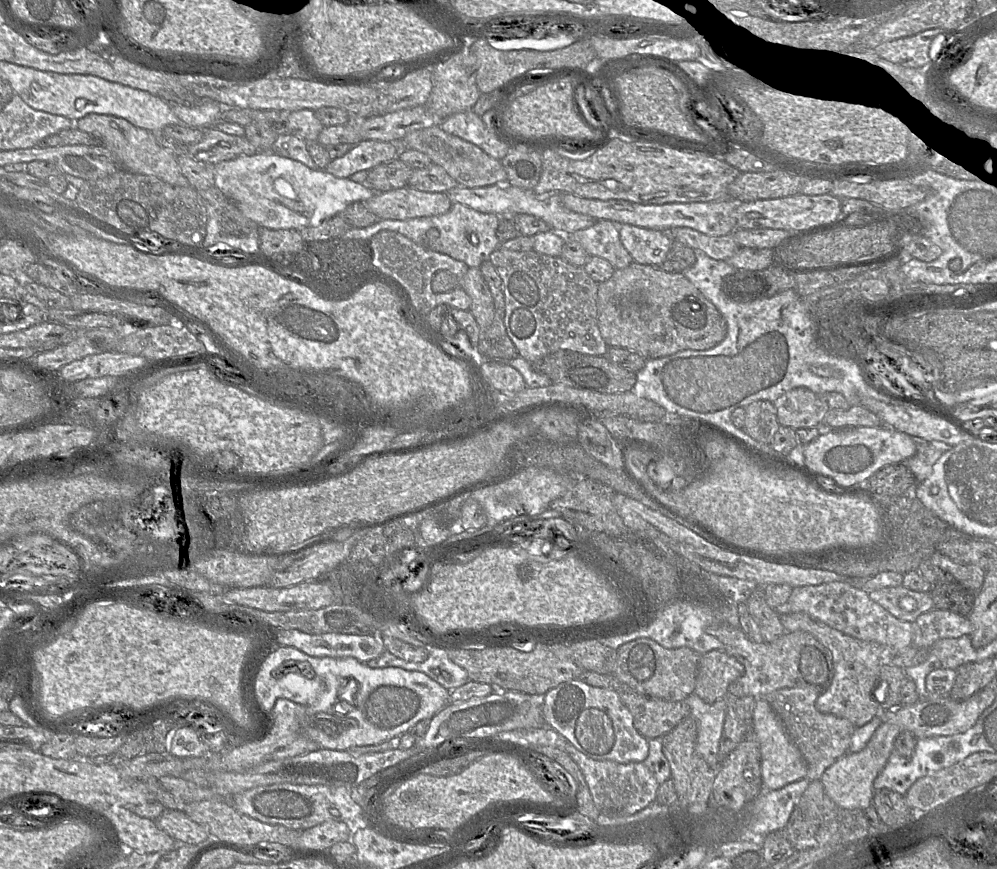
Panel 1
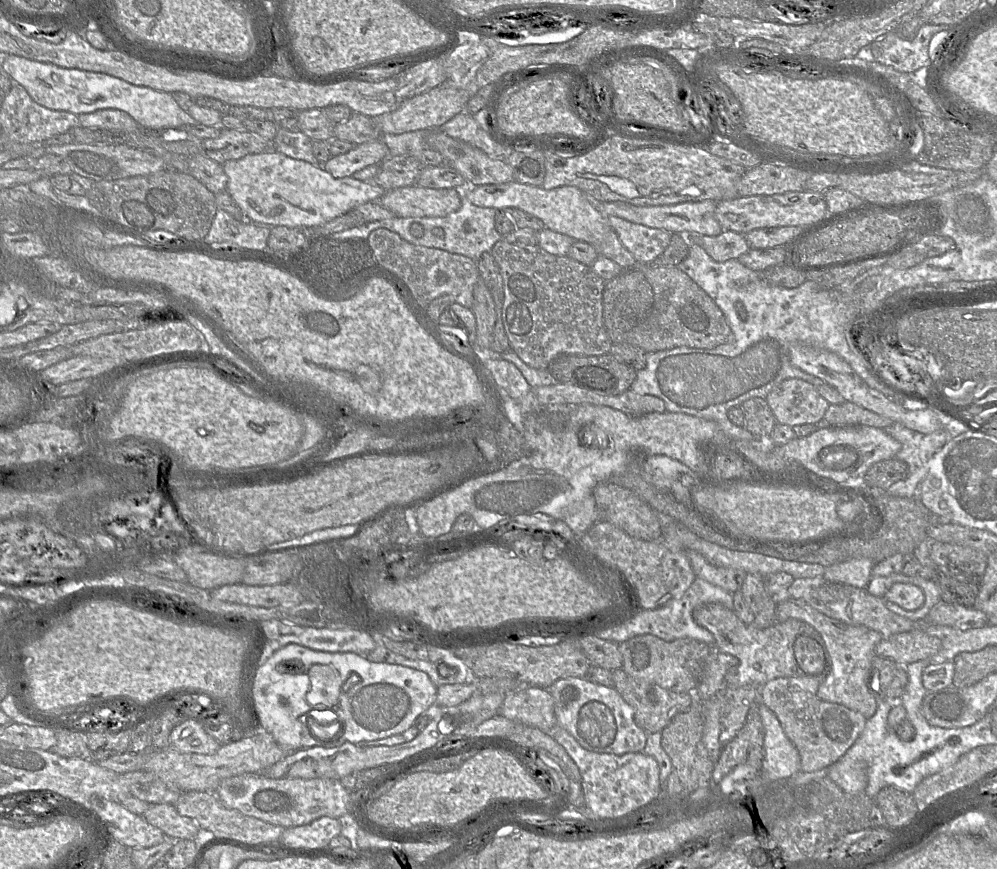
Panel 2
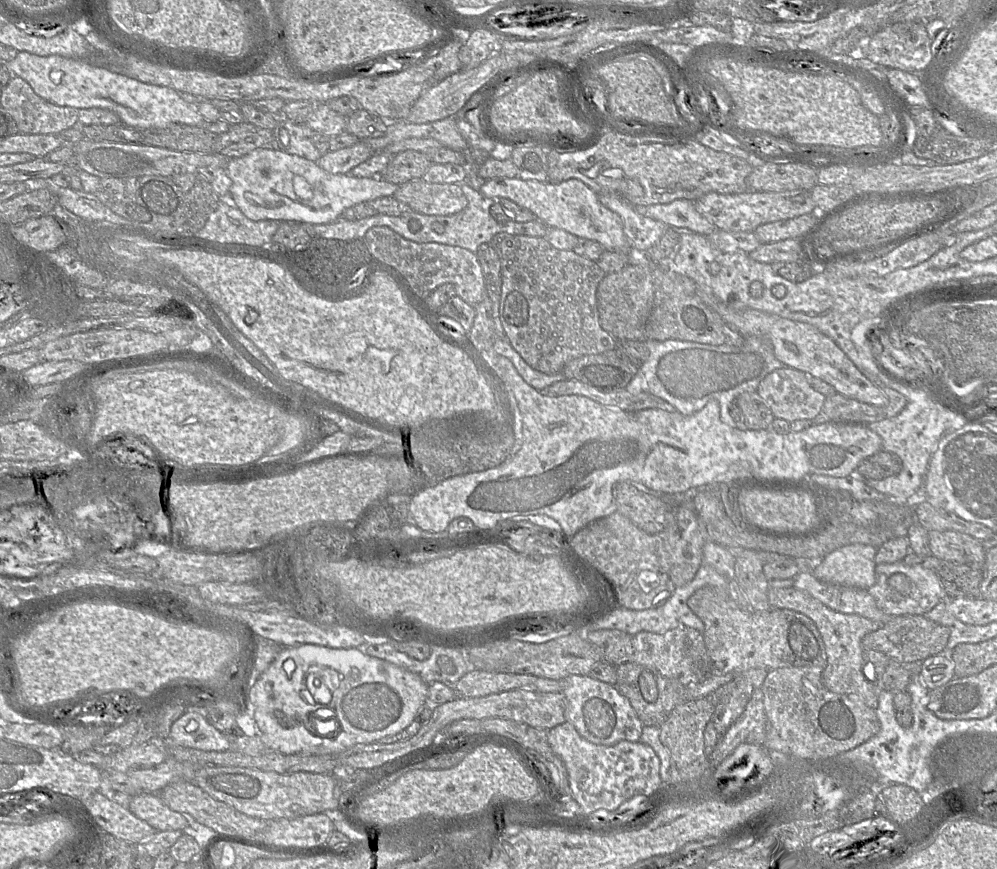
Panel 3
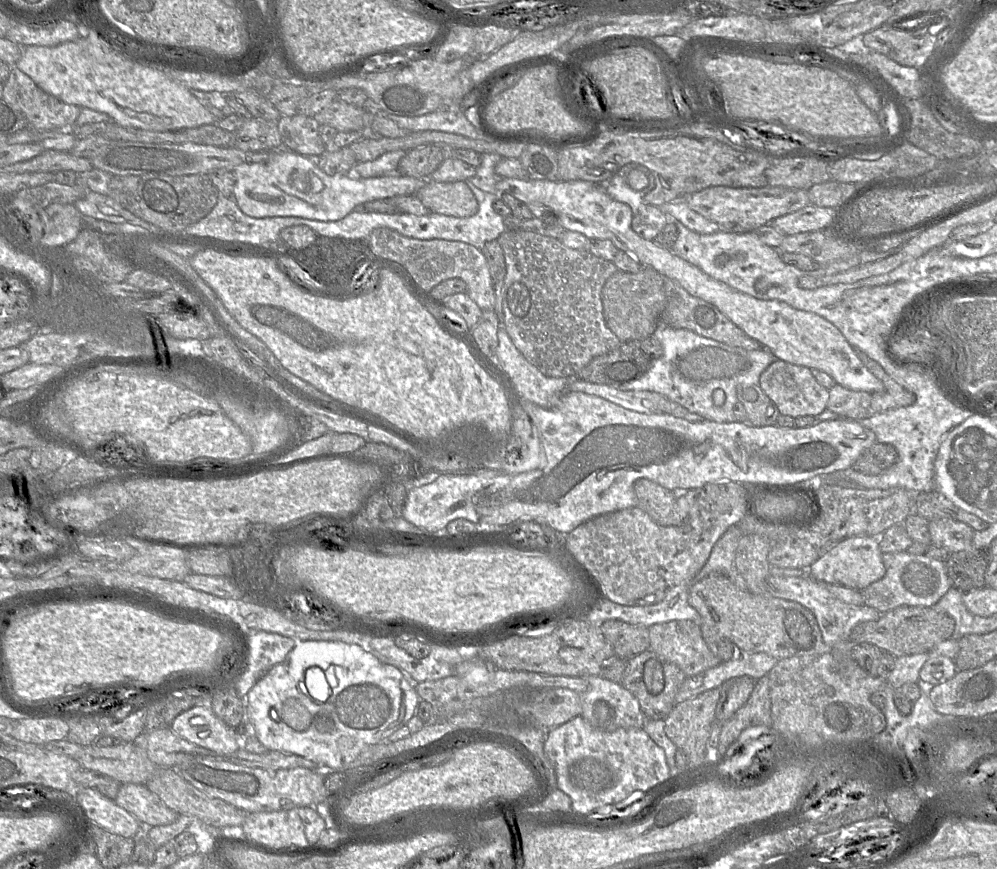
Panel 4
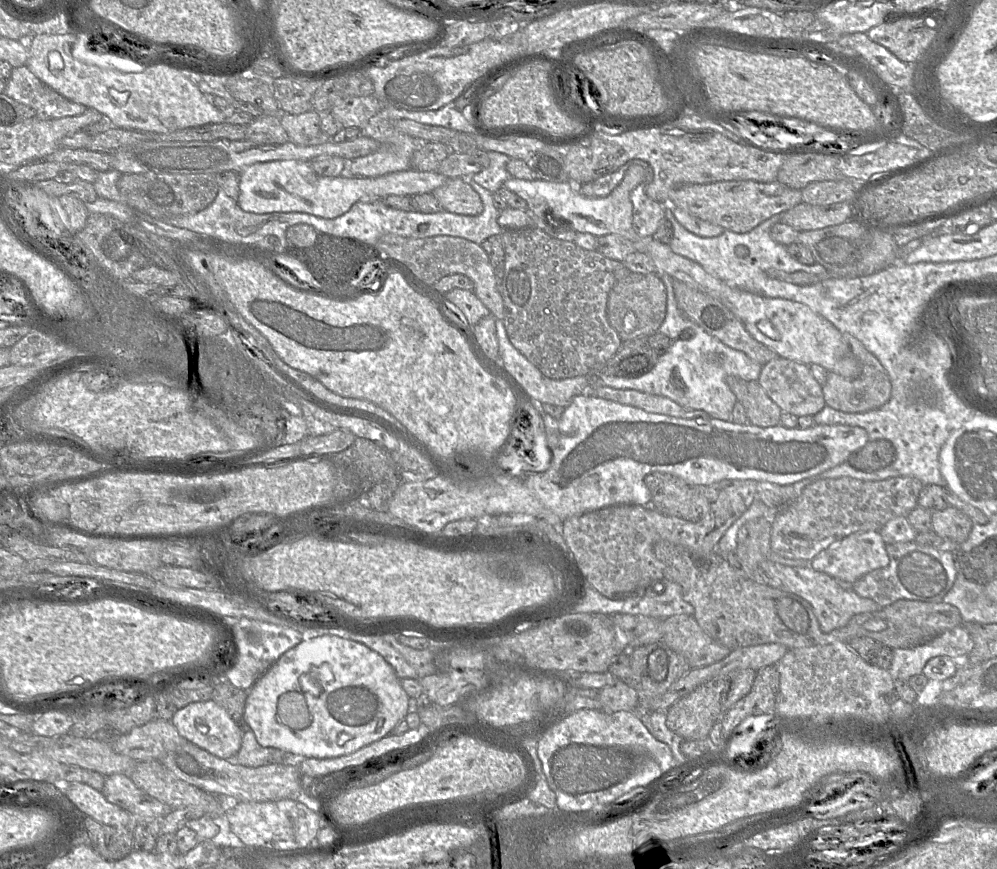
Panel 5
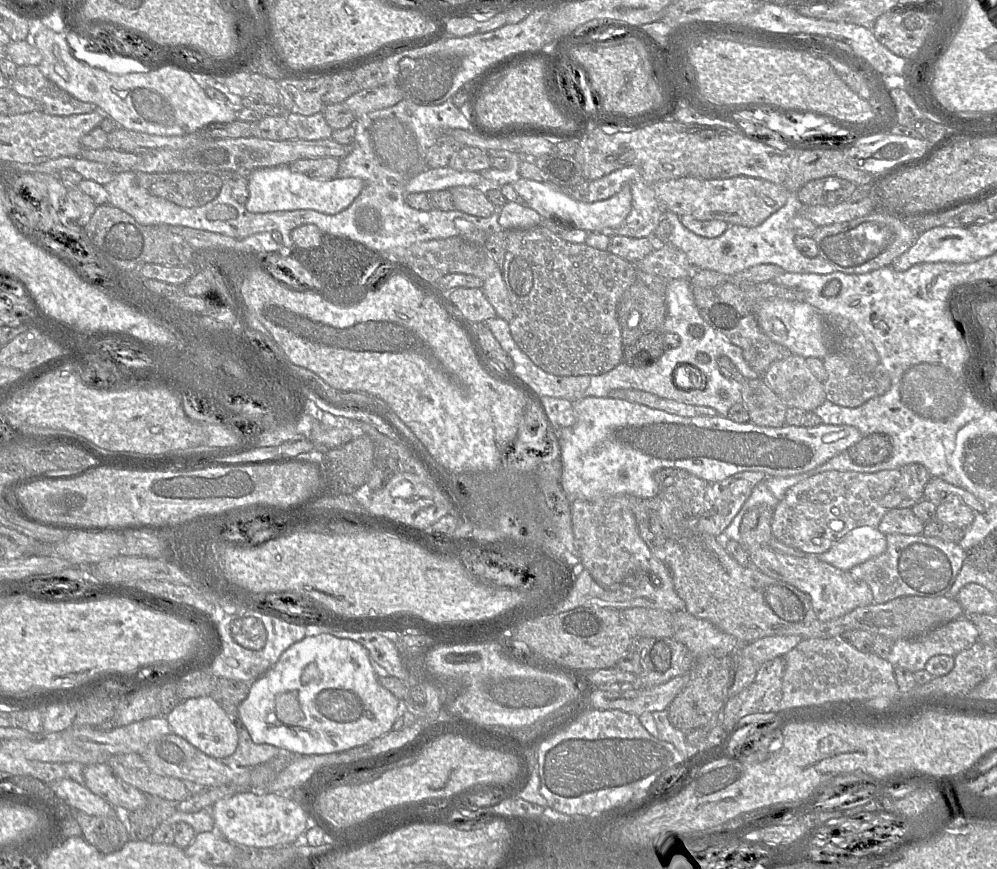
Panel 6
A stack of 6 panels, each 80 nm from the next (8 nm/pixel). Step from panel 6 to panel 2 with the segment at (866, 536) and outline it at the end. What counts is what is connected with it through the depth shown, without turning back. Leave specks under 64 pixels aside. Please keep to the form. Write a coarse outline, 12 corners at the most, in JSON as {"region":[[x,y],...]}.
{"region":[[853,558],[825,567],[823,578],[866,588],[874,563]]}

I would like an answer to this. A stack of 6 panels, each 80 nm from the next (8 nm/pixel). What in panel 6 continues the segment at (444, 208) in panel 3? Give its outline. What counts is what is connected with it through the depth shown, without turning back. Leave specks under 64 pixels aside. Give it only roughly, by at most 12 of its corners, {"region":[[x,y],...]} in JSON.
{"region":[[477,187],[449,190],[457,210],[482,218],[494,204]]}

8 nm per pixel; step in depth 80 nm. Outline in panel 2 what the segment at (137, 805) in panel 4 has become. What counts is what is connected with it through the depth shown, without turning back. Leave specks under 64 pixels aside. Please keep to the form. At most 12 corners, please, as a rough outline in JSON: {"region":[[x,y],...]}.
{"region":[[150,804],[143,817],[174,840],[200,829],[174,804]]}

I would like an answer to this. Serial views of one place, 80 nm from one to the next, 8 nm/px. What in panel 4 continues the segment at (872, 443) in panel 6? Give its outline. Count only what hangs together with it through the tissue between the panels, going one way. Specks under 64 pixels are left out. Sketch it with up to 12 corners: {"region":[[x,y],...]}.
{"region":[[876,442],[852,468],[879,475],[898,462],[890,444]]}

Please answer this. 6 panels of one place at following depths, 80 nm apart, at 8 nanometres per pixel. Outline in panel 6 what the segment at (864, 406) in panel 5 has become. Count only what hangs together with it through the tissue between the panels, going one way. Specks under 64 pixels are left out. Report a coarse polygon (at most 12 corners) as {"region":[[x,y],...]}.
{"region":[[825,317],[826,399],[855,408],[885,394],[889,374],[852,321]]}

